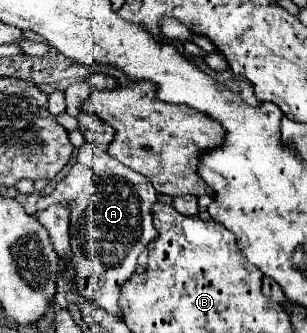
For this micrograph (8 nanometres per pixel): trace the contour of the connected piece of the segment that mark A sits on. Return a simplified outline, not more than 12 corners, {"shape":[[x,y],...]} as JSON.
{"shape":[[87,131],[45,209],[71,201],[75,291],[123,317],[121,287],[159,235],[147,177]]}

